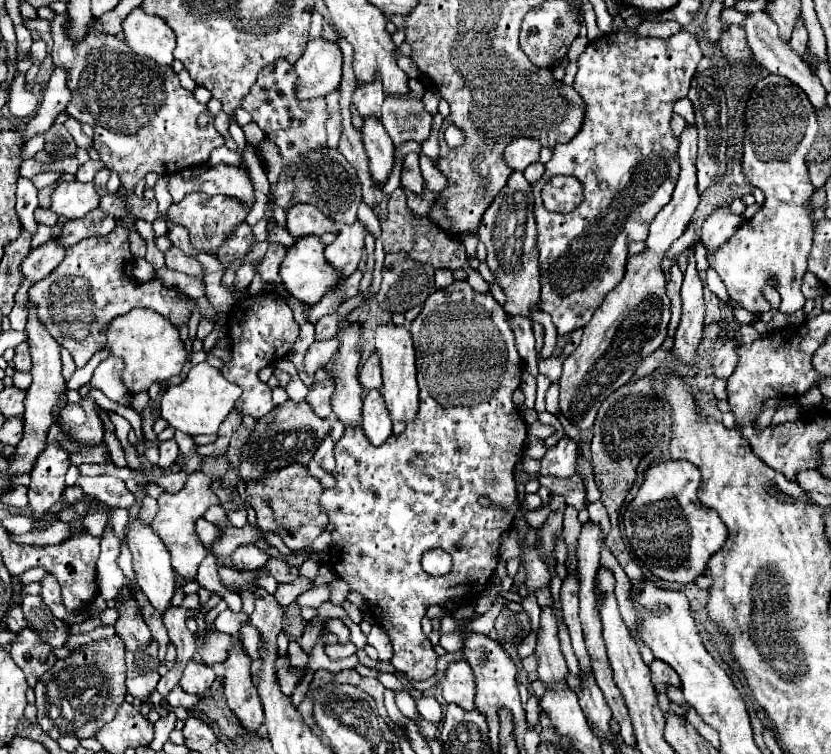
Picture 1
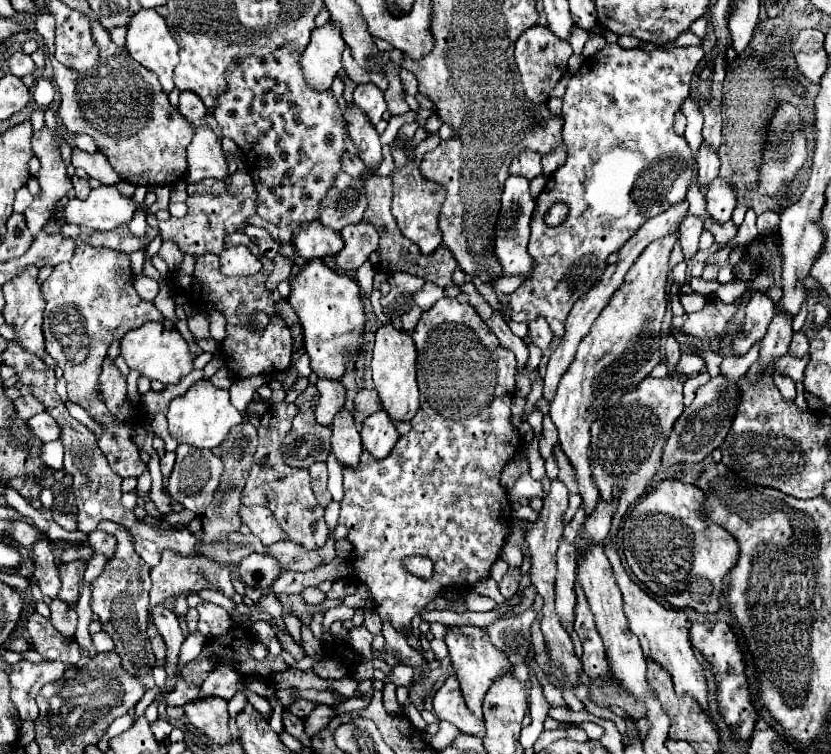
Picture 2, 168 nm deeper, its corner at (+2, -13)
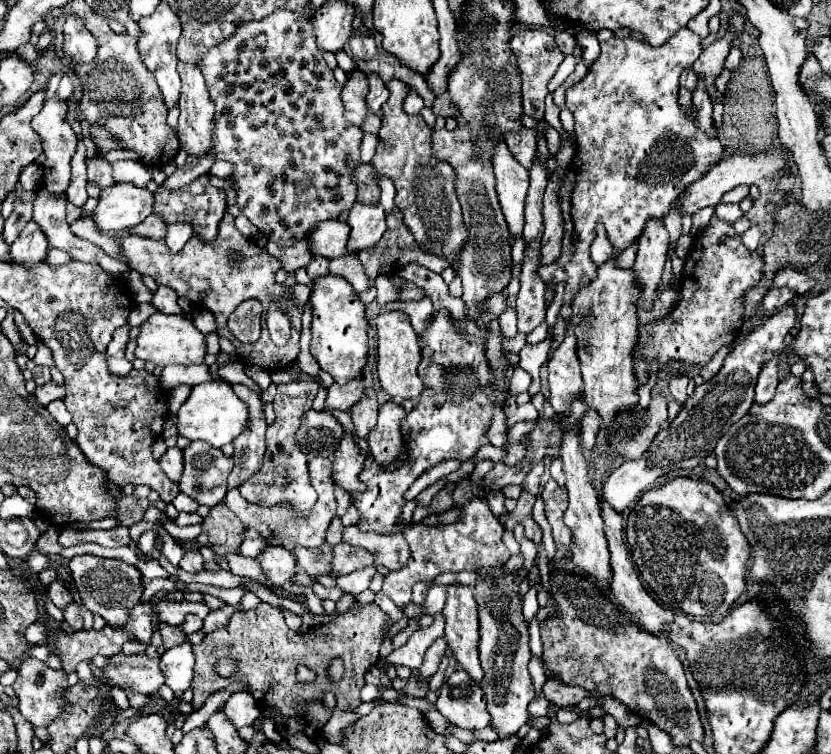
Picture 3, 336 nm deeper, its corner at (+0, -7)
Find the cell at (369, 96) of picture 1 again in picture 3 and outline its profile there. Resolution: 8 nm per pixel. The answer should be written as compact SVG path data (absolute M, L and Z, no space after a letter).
M369 73L367 81L369 81L367 105L369 105L371 113L379 113L381 105L389 99L389 89L387 89L387 85L381 81L381 77L377 73Z

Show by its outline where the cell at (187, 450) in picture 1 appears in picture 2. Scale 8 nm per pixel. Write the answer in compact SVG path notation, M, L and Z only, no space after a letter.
M179 445L175 469L173 469L171 477L169 477L167 493L171 495L173 501L179 501L185 509L193 511L195 515L203 515L207 505L213 499L213 493L217 491L217 487L221 483L221 475L223 475L223 463L209 449L199 449L199 447L191 447L191 445Z

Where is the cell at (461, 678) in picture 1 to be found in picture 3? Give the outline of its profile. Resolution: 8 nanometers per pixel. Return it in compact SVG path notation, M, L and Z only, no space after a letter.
M455 671L439 689L439 713L461 729L483 729L491 717L485 709L485 695L481 687L463 671Z

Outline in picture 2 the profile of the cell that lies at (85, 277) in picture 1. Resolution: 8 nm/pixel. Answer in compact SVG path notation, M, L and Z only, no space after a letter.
M81 243L75 249L75 255L69 263L59 263L55 271L49 275L49 279L41 285L41 293L47 301L45 307L45 321L43 321L43 335L45 335L45 351L57 361L57 365L63 369L63 377L67 379L67 395L73 403L81 405L87 409L87 413L105 427L105 433L97 437L97 445L107 457L111 469L121 477L139 477L147 467L139 459L139 447L133 443L133 427L141 421L139 409L133 407L129 397L123 401L121 409L117 413L111 413L107 405L103 403L101 391L99 391L99 373L101 373L101 363L107 355L107 347L115 341L121 339L127 331L141 327L145 321L163 321L163 315L155 309L151 301L143 301L137 291L133 289L133 275L129 267L129 255L123 255L119 251L107 249L107 247L93 247L87 243Z

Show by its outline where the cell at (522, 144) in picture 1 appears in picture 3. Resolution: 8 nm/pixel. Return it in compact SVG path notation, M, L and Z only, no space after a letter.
M525 127L519 133L507 133L505 135L505 143L509 145L509 151L513 153L513 157L525 169L531 169L531 165L535 161L535 153L537 153L537 137L535 137L535 131Z

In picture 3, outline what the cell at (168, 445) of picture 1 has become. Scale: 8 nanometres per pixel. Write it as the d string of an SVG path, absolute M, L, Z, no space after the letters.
M171 447L165 451L165 455L159 459L159 463L161 463L161 469L165 471L165 475L177 483L183 473L183 451L179 447Z

